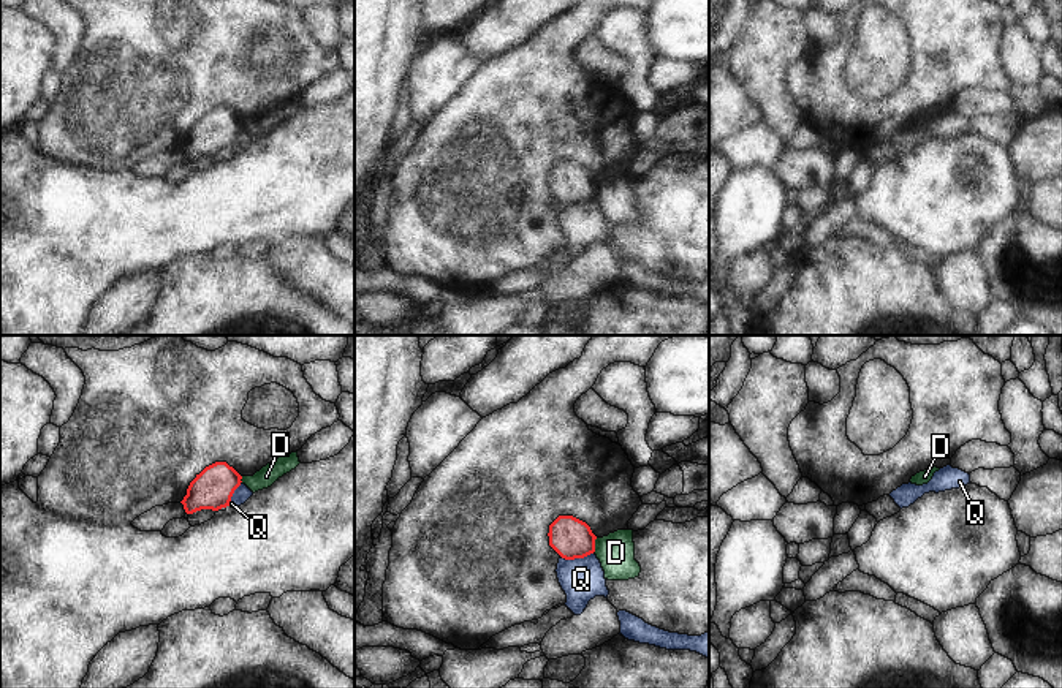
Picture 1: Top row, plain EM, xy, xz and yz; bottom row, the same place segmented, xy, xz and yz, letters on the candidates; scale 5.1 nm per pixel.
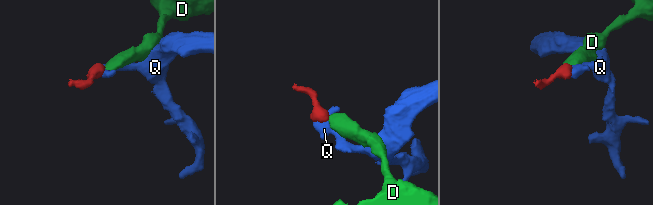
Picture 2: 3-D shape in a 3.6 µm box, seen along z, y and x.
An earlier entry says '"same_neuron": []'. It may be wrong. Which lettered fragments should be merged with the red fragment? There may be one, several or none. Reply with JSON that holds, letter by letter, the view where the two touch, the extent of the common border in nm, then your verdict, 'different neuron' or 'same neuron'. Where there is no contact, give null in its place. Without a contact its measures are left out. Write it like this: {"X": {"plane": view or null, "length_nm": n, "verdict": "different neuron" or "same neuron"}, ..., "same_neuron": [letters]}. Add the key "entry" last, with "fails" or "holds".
{"D": {"plane": "xz", "length_nm": 80, "verdict": "different neuron"}, "Q": {"plane": "xz", "length_nm": 160, "verdict": "different neuron"}, "same_neuron": [], "entry": "holds"}

